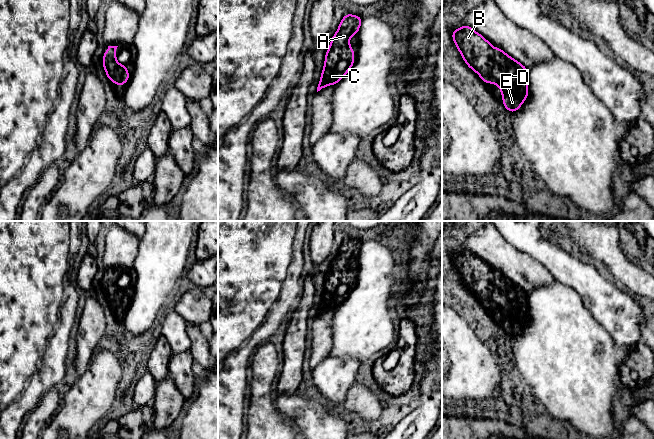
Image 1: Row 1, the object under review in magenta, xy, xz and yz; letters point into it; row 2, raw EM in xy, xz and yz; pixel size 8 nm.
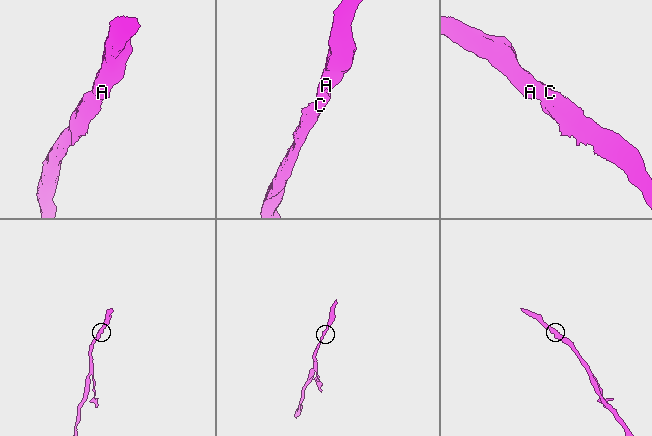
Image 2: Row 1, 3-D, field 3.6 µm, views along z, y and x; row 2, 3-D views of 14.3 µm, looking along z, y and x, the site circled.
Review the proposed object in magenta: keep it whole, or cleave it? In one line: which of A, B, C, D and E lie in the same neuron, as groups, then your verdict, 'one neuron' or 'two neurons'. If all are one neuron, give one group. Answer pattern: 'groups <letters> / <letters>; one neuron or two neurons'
groups A B C D E; one neuron

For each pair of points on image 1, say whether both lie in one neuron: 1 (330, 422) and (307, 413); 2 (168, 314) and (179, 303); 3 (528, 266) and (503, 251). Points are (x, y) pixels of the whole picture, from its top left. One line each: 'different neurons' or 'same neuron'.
1: same neuron
2: different neurons
3: same neuron

